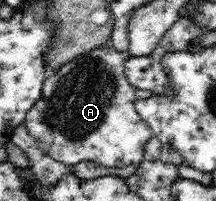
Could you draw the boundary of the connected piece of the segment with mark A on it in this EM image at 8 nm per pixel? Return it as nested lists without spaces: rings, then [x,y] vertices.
[[[109,43],[85,52],[58,70],[48,73],[41,96],[28,110],[23,123],[30,137],[38,141],[39,148],[48,160],[53,159],[69,167],[78,162],[94,161],[110,168],[122,168],[129,164],[138,166],[145,160],[146,144],[154,135],[134,104],[150,96],[142,96],[144,92],[136,90],[125,77],[125,62],[130,57],[128,50],[118,51]]]

